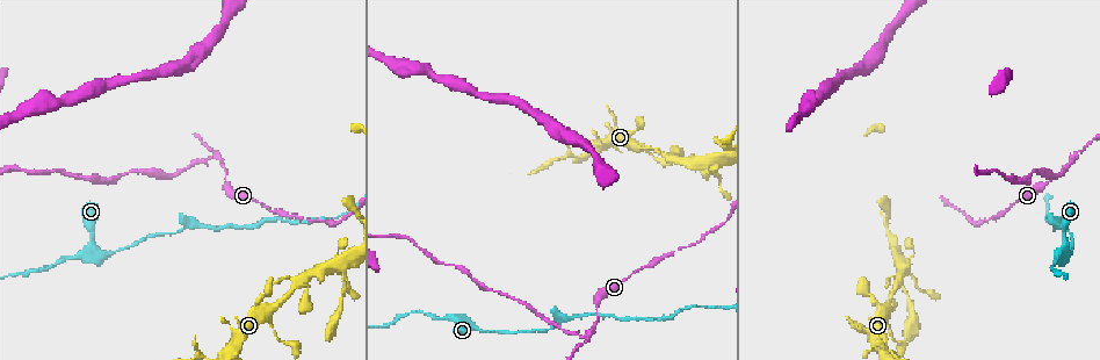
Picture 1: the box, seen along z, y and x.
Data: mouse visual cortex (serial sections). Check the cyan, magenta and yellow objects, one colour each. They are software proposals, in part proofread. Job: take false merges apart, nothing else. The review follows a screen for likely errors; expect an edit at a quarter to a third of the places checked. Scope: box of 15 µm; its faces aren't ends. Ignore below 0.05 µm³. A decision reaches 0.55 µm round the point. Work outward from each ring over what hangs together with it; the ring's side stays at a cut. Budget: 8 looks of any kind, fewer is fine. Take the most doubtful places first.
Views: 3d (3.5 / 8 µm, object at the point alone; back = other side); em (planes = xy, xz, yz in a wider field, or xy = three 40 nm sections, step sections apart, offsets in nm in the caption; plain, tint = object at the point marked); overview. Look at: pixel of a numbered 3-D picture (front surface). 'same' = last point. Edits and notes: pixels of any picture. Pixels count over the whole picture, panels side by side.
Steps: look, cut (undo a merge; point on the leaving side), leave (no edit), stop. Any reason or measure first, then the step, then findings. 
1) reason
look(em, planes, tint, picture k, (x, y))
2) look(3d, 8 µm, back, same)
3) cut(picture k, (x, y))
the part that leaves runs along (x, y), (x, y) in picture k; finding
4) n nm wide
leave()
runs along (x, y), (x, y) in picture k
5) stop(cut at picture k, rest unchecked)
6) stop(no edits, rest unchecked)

sharp bend
look(3d, 3.5 µm, picture 1, (1073, 154))

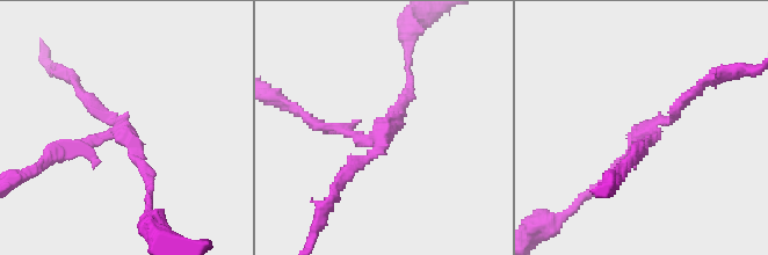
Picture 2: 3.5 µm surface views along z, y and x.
3 arms; arms of 150, 150, 150 nm
look(em, planes, plain, picture 2, (649, 128))

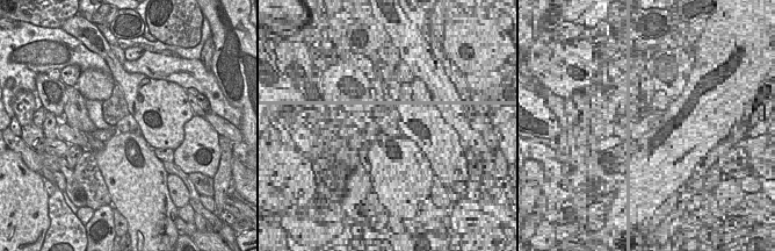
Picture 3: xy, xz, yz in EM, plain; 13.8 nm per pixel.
look(em, planes, tint, same)

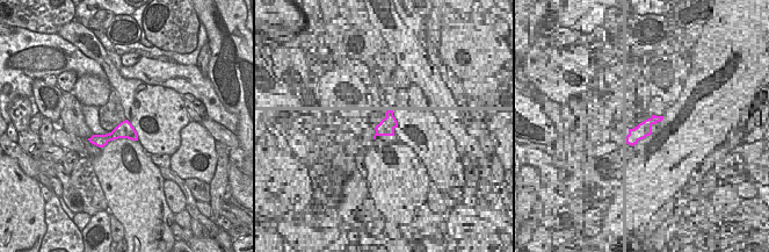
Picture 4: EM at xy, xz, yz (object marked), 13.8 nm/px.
cut(picture 2, (59, 144))
the part that leaves runs along (96, 140), (53, 151), (26, 176) in picture 2; two cells meet here

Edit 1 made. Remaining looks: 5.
thin neck
look(3d, 3.5 µm, picture 1, (488, 332))

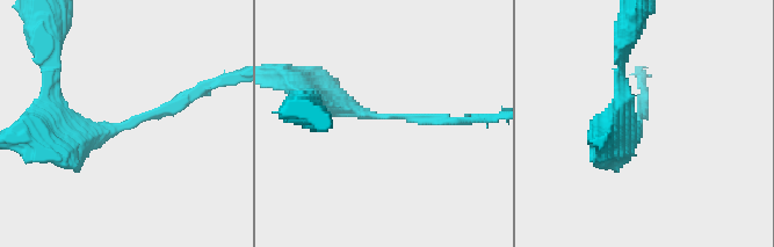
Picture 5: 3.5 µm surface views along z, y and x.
arms of 150, 350 nm
look(em, planes, tint, picture 5, (124, 128))

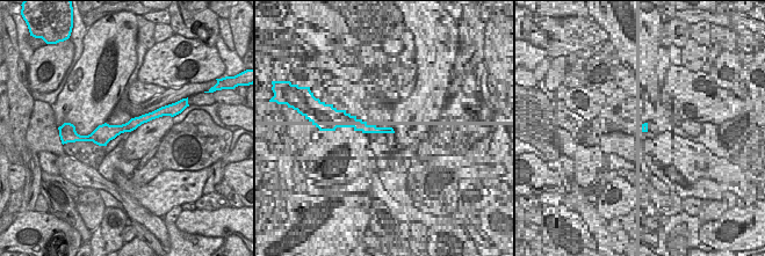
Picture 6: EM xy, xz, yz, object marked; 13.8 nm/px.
leave()
runs along (157, 114), (127, 128), (88, 138) in picture 6; all the same cell

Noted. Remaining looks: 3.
narrows sharply
look(3d, 3.5 µm, back, picture 1, (634, 271))

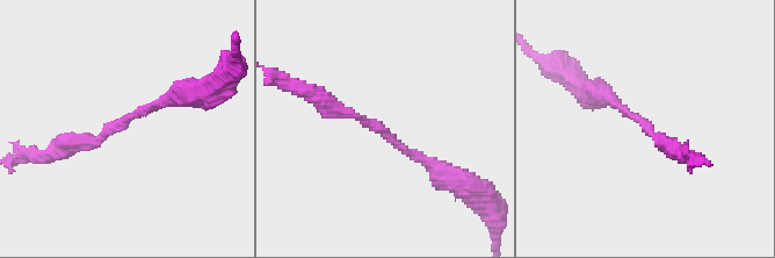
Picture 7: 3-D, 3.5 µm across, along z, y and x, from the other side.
arms of 150, 250 nm
leave()
runs along (443, 177), (376, 126), (326, 105) in picture 7; all the same cell

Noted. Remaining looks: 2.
stop(cut at picture 2, rest unchecked)

